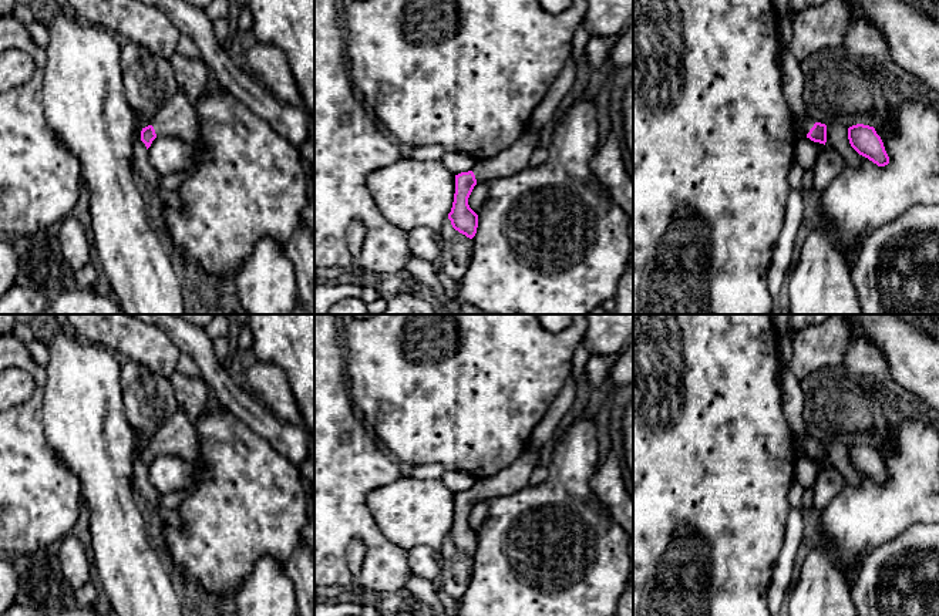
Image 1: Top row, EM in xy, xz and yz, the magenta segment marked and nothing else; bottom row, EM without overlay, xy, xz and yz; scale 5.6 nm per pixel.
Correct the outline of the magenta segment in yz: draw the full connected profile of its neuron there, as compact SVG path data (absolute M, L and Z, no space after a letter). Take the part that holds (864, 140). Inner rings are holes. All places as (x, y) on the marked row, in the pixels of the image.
M856 124L848 128L848 139L851 147L862 156L868 158L878 166L889 164L881 137L874 127Z

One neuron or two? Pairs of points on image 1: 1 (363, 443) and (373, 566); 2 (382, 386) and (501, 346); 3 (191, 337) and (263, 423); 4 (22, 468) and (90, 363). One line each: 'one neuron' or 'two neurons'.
1: one neuron
2: one neuron
3: one neuron
4: two neurons

